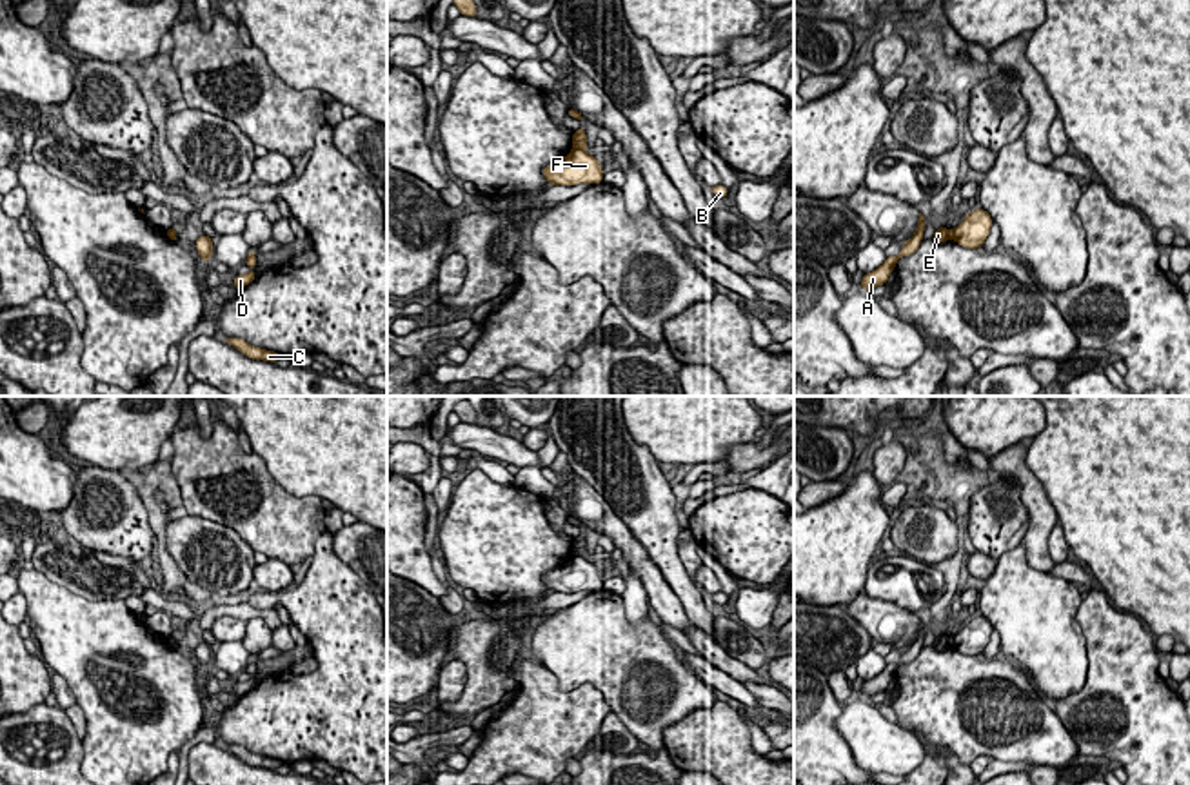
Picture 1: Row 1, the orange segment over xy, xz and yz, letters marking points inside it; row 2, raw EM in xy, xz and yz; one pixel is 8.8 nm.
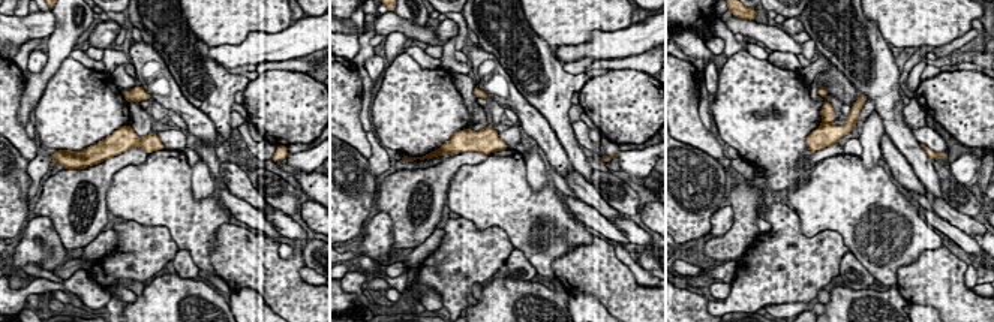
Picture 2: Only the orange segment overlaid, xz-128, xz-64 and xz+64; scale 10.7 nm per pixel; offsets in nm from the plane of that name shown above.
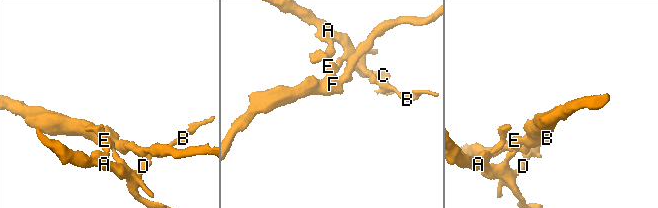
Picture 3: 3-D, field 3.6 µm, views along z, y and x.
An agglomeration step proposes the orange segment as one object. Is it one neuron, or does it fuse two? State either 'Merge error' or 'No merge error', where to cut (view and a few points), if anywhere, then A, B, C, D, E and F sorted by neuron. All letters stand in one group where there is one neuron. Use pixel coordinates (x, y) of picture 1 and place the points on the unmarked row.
Merge error. Split along xz (573, 555), (582, 556). Groups: A B C D E / F

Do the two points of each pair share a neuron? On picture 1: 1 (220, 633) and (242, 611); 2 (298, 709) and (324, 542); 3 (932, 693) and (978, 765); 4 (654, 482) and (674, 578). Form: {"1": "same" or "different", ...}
{"1": "different", "2": "same", "3": "different", "4": "same"}

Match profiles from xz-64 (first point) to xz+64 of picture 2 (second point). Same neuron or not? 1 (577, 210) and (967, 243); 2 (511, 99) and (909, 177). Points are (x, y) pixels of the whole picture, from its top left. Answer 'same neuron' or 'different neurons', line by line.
1: same neuron
2: same neuron

